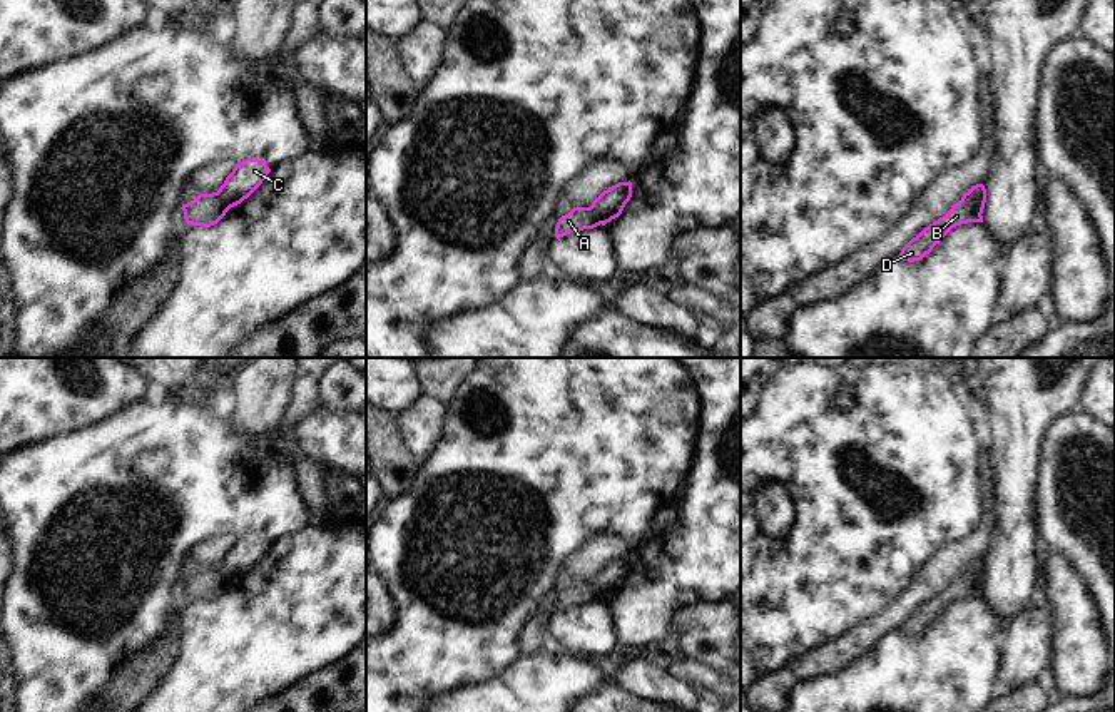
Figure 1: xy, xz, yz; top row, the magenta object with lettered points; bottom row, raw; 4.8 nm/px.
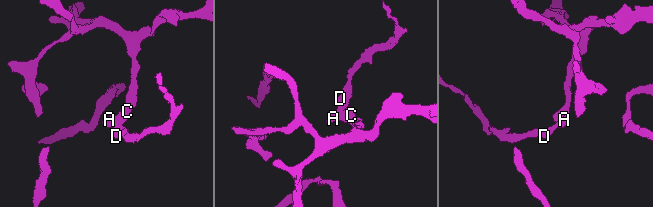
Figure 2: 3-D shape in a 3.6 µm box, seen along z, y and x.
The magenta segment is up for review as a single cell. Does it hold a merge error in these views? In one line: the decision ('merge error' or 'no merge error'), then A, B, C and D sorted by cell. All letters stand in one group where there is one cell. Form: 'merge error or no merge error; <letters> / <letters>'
merge error; A B D / C

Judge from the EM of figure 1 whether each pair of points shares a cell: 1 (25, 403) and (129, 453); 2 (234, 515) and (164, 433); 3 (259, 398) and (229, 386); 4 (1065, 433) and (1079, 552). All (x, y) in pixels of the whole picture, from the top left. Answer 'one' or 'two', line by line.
1: two
2: one
3: one
4: one

